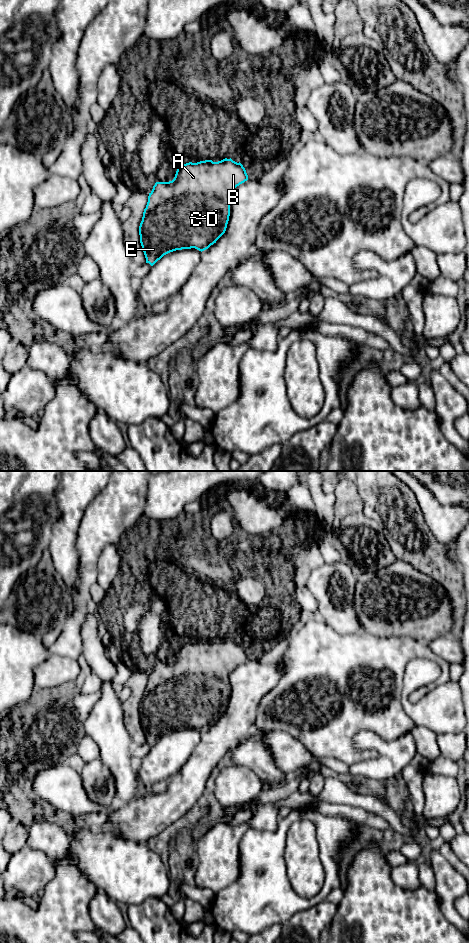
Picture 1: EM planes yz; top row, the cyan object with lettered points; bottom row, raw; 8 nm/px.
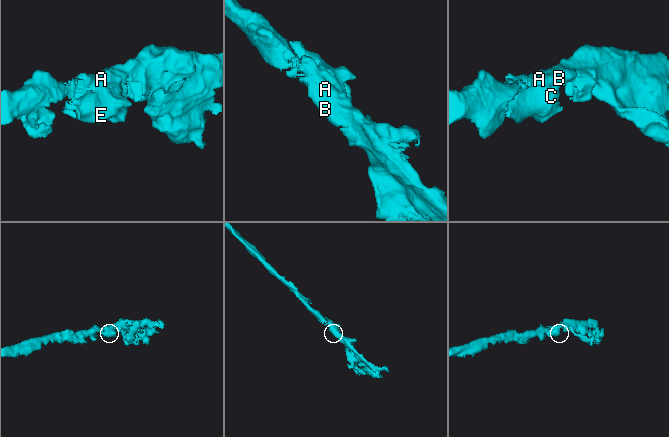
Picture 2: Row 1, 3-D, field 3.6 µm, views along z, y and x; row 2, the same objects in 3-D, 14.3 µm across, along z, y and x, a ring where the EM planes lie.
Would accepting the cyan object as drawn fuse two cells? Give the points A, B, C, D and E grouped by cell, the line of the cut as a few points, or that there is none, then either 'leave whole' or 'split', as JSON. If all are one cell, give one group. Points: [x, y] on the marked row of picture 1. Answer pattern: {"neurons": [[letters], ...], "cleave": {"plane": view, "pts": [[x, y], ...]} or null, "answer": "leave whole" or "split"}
{"neurons": [["A", "B", "C", "D", "E"]], "cleave": null, "answer": "leave whole"}

